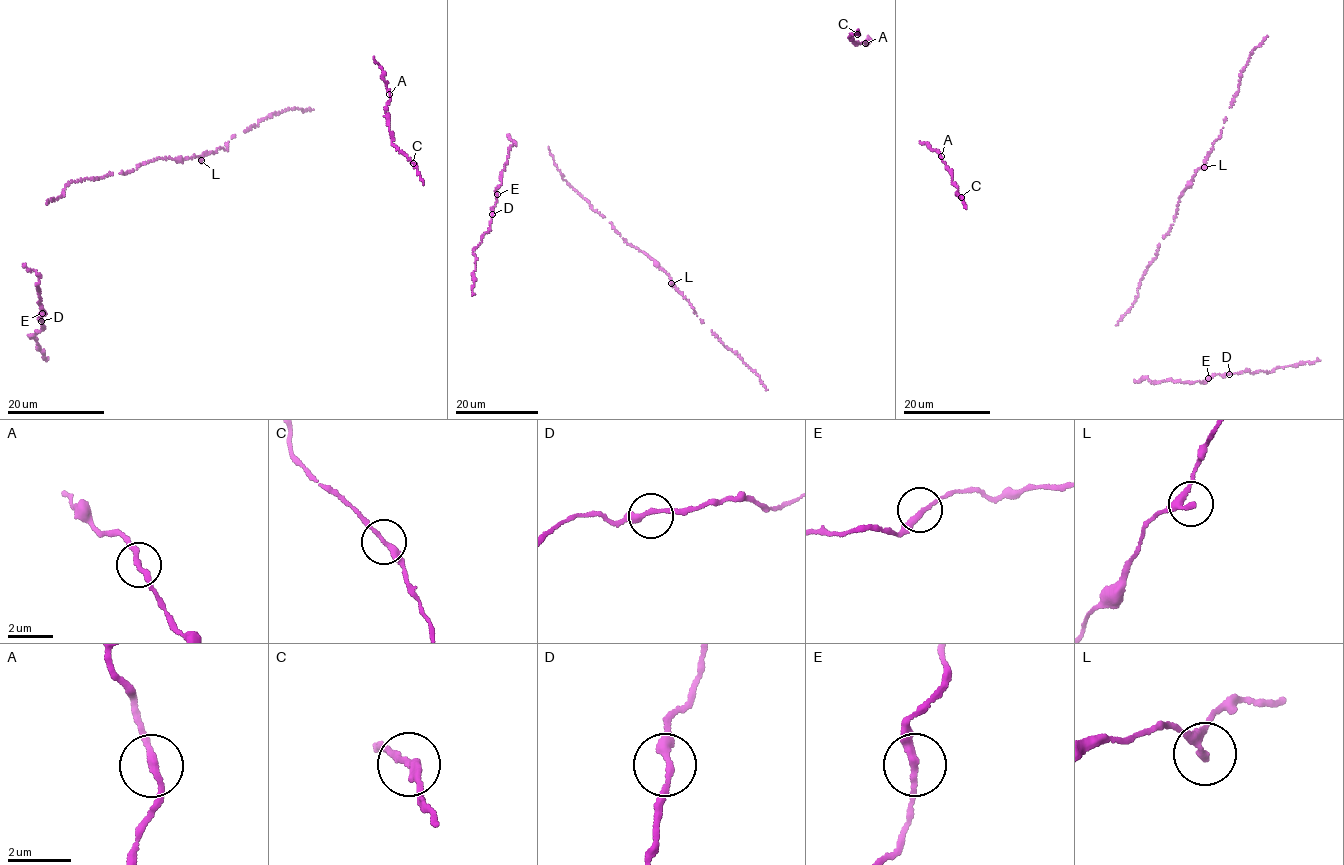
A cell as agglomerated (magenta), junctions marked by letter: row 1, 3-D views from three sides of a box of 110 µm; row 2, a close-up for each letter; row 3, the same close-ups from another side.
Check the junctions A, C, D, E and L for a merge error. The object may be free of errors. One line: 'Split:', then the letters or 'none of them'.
Split: none of them

